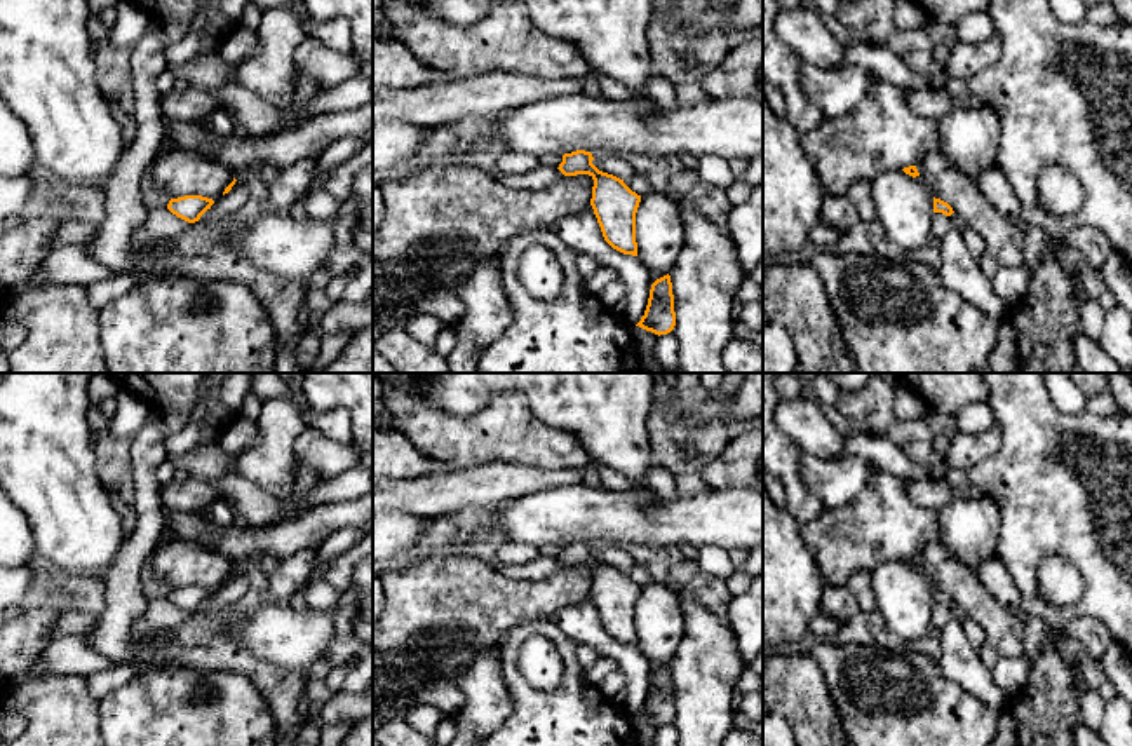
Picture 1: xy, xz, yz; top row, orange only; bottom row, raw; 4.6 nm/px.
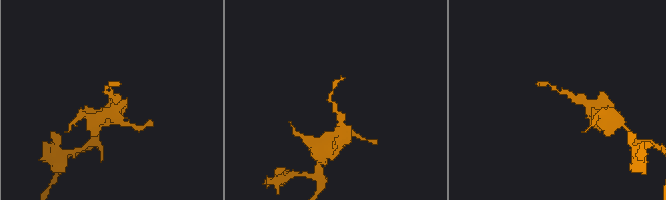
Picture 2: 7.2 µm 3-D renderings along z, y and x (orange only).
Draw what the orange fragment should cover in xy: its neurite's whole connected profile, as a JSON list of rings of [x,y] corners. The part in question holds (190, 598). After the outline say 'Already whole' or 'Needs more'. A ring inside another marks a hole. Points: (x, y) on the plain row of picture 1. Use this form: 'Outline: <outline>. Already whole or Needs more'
Outline: [[[185,586],[171,589],[167,600],[181,610],[195,614],[207,600],[211,600],[212,594],[212,589],[202,586]]]. Already whole

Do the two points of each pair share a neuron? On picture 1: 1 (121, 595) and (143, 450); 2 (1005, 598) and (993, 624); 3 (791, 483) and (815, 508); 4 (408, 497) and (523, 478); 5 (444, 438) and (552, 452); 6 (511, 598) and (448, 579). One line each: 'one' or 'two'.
1: one
2: two
3: one
4: one
5: one
6: one

